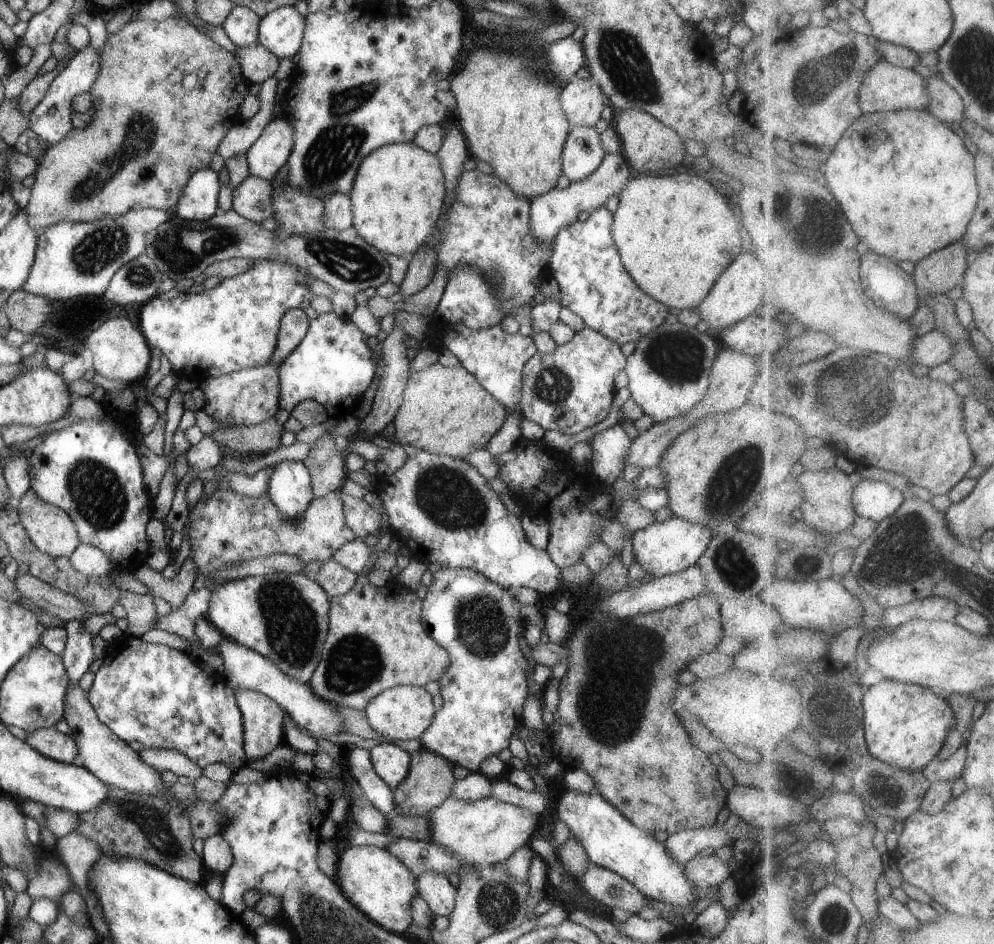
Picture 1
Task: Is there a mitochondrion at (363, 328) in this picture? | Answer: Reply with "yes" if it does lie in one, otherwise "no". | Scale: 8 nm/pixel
no

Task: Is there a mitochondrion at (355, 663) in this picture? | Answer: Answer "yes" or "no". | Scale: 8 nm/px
yes

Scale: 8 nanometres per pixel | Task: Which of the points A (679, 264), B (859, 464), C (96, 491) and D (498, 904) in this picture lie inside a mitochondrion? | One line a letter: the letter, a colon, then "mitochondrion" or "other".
A: other
B: other
C: mitochondrion
D: mitochondrion

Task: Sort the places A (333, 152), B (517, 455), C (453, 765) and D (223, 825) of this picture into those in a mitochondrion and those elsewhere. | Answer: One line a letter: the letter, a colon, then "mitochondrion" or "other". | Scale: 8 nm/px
A: mitochondrion
B: other
C: other
D: other

